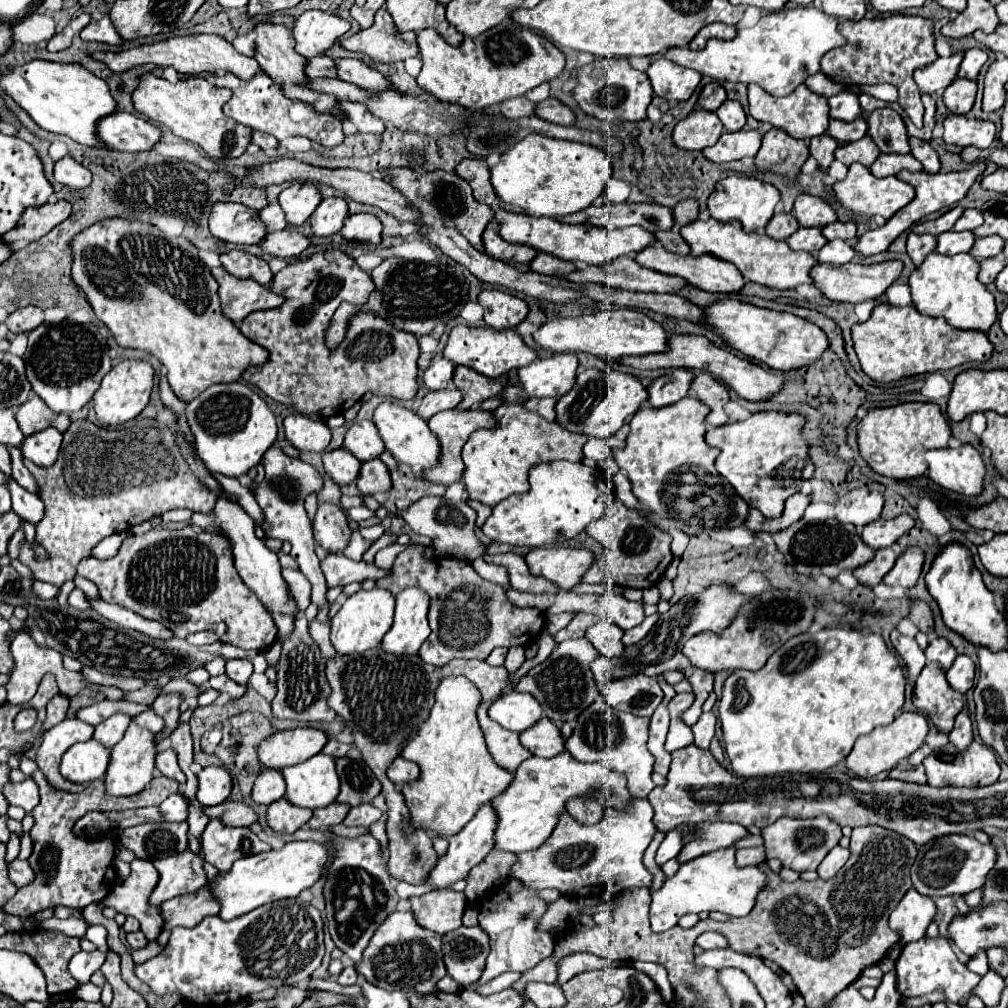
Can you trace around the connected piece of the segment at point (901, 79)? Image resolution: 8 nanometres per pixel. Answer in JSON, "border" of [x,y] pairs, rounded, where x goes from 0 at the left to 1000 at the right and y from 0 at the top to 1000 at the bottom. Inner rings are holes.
{"border":[[[881,15],[875,19],[853,19],[853,21],[833,21],[833,35],[839,39],[837,47],[821,51],[815,57],[815,72],[833,84],[871,84],[883,82],[891,88],[893,106],[905,118],[909,126],[915,126],[917,106],[913,100],[911,84],[905,80],[905,72],[929,61],[925,21],[901,15]]]}

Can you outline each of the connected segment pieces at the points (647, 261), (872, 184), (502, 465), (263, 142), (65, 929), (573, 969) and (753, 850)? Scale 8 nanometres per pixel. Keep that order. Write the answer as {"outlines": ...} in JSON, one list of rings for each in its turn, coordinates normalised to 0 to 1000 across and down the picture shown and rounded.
{"outlines":[[[[641,245],[641,249],[635,249],[631,253],[631,257],[633,257],[633,261],[637,261],[643,267],[655,269],[659,273],[671,273],[675,277],[681,277],[681,281],[685,285],[690,285],[690,287],[696,287],[702,291],[732,291],[740,281],[738,275],[734,273],[734,269],[726,261],[712,259],[704,253],[696,253],[694,257],[687,257],[685,253],[681,253],[681,255],[669,253],[669,251],[661,249],[659,245]]],[[[847,162],[843,168],[841,168],[841,174],[839,178],[831,180],[827,184],[827,193],[831,195],[831,199],[851,211],[851,213],[859,213],[859,215],[867,215],[867,213],[875,213],[877,217],[883,217],[889,209],[893,209],[897,203],[901,203],[905,197],[907,197],[907,186],[889,178],[889,176],[877,176],[877,178],[871,178],[863,172],[861,166],[855,166],[851,162]]],[[[504,384],[500,390],[500,402],[496,402],[490,408],[490,414],[494,418],[492,426],[474,426],[460,441],[458,455],[462,461],[460,467],[460,481],[466,491],[466,495],[476,497],[480,501],[490,503],[498,495],[510,491],[510,489],[522,489],[526,485],[524,481],[524,467],[526,463],[534,459],[544,459],[552,455],[562,457],[577,457],[577,443],[581,439],[581,432],[565,430],[552,418],[542,418],[530,408],[520,406],[516,400],[516,386]]],[[[252,130],[250,140],[252,140],[260,150],[270,150],[270,148],[276,146],[276,140],[274,140],[270,134],[264,134],[264,132],[260,132],[260,130]]],[[[53,909],[49,912],[45,912],[39,915],[37,922],[43,922],[46,924],[57,924],[70,930],[80,930],[84,928],[87,920],[88,919],[82,910],[68,910],[65,913],[60,913]]],[[[569,945],[569,947],[563,947],[562,951],[558,951],[556,955],[556,965],[554,965],[554,975],[562,975],[563,971],[567,971],[569,967],[573,965],[579,965],[579,963],[587,963],[587,961],[599,961],[603,959],[605,955],[601,951],[595,951],[595,949],[587,949],[583,945]]],[[[754,838],[754,840],[744,840],[744,842],[732,842],[732,844],[730,844],[730,856],[732,856],[734,860],[752,858],[752,856],[758,856],[758,852],[760,852],[758,838]]]]}

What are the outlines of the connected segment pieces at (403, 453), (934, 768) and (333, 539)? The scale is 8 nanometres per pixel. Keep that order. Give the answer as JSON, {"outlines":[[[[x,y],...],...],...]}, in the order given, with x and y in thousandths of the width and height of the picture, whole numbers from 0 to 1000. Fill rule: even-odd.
{"outlines":[[[[381,398],[373,404],[371,408],[371,420],[377,428],[377,434],[383,441],[383,445],[389,449],[389,453],[397,459],[403,459],[411,465],[427,465],[431,461],[435,461],[435,453],[437,453],[437,438],[435,434],[425,426],[425,420],[415,414],[411,408],[401,406],[389,398]]],[[[964,735],[960,743],[952,745],[948,739],[940,737],[931,745],[925,745],[919,753],[917,753],[917,761],[919,761],[919,769],[921,769],[921,777],[927,781],[938,781],[938,779],[946,779],[946,781],[976,781],[976,779],[984,779],[990,775],[992,769],[992,759],[988,755],[988,749],[984,743],[980,743],[978,739]]],[[[321,499],[315,503],[312,513],[312,535],[325,549],[337,549],[347,539],[347,523],[343,509],[329,499]]]]}

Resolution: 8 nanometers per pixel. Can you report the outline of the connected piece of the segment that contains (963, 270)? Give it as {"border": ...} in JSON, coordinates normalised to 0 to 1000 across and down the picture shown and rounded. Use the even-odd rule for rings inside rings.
{"border":[[[923,251],[913,265],[909,265],[903,273],[903,289],[907,305],[921,314],[937,314],[944,324],[956,328],[974,328],[986,322],[988,299],[986,293],[970,279],[970,259],[962,257],[960,251],[950,253],[931,253]]]}

